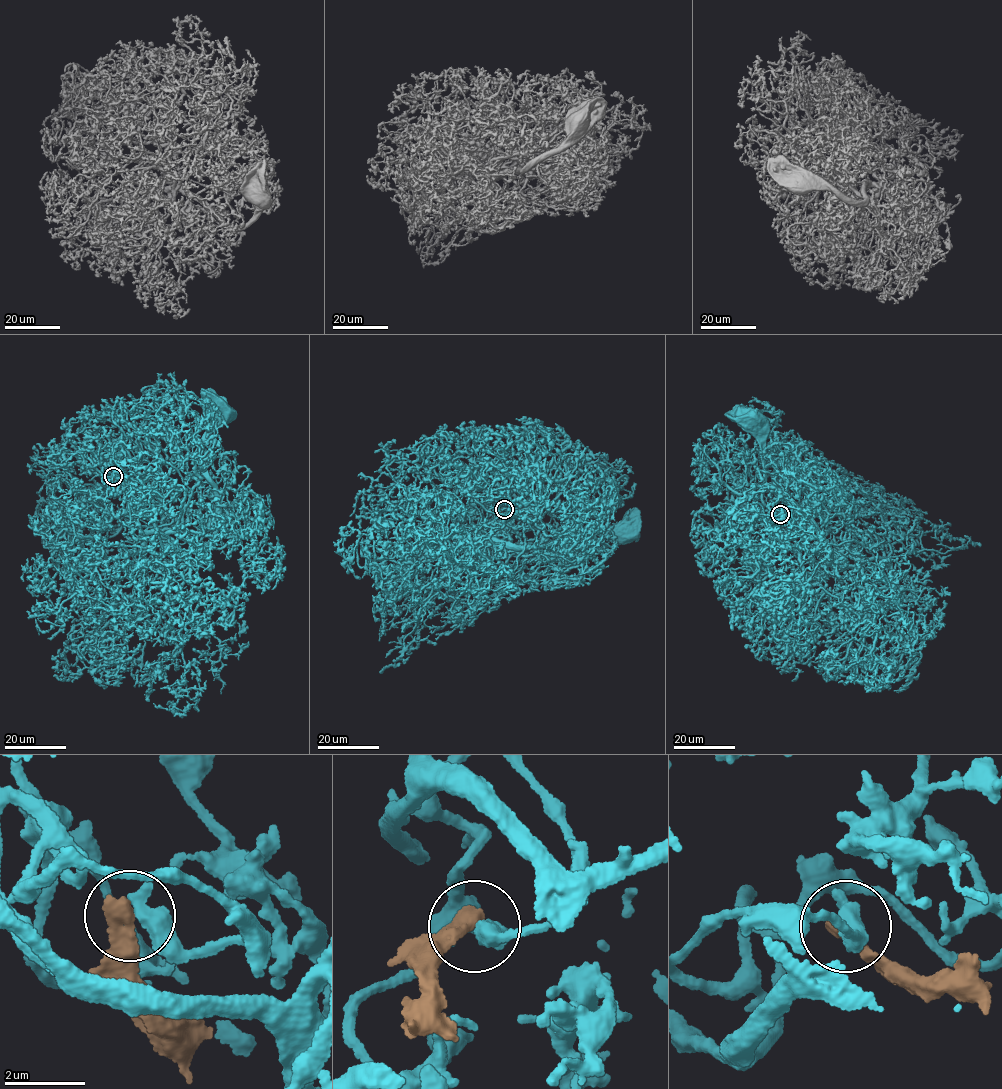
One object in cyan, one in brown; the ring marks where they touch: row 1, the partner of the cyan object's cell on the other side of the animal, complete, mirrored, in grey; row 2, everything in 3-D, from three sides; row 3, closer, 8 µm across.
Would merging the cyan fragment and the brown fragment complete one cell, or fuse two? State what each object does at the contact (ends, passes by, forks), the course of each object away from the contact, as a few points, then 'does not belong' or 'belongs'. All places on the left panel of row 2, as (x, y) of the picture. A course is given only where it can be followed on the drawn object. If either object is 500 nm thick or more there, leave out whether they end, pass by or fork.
course cyan (114, 476), (132, 494), (129, 480), (143, 463), (162, 463), (218, 496), (201, 458), (218, 411); course brown (113, 476), (117, 489); does not belong

